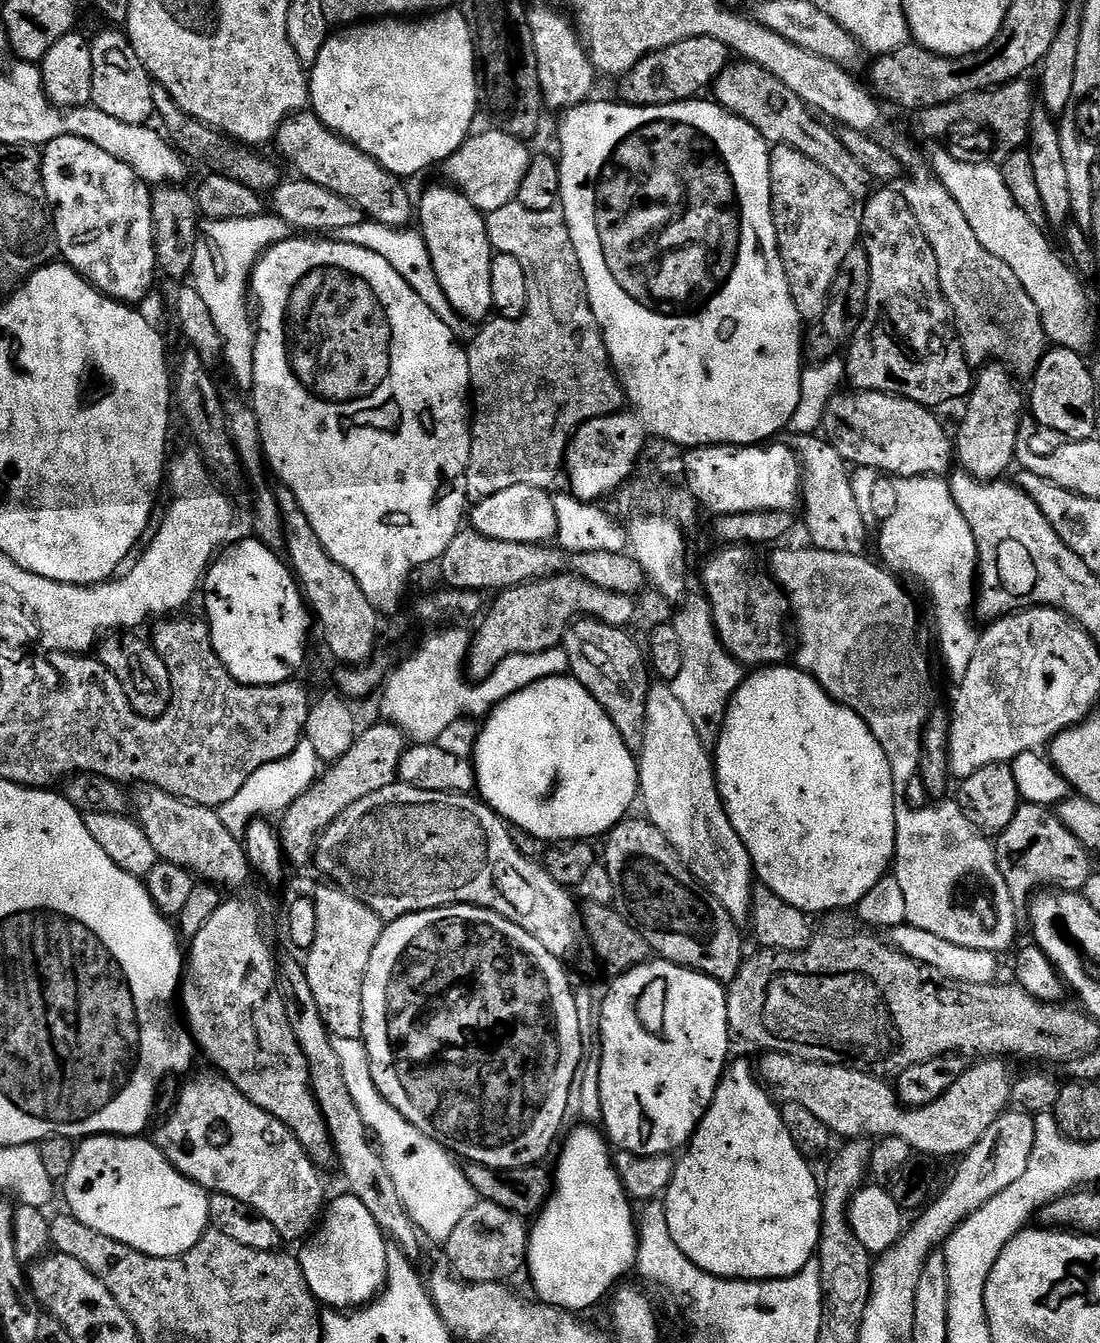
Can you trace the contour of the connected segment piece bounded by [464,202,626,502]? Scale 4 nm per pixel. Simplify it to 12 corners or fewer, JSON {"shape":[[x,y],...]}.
{"shape":[[487,213],[528,309],[472,345],[469,501],[625,407],[564,213]]}

